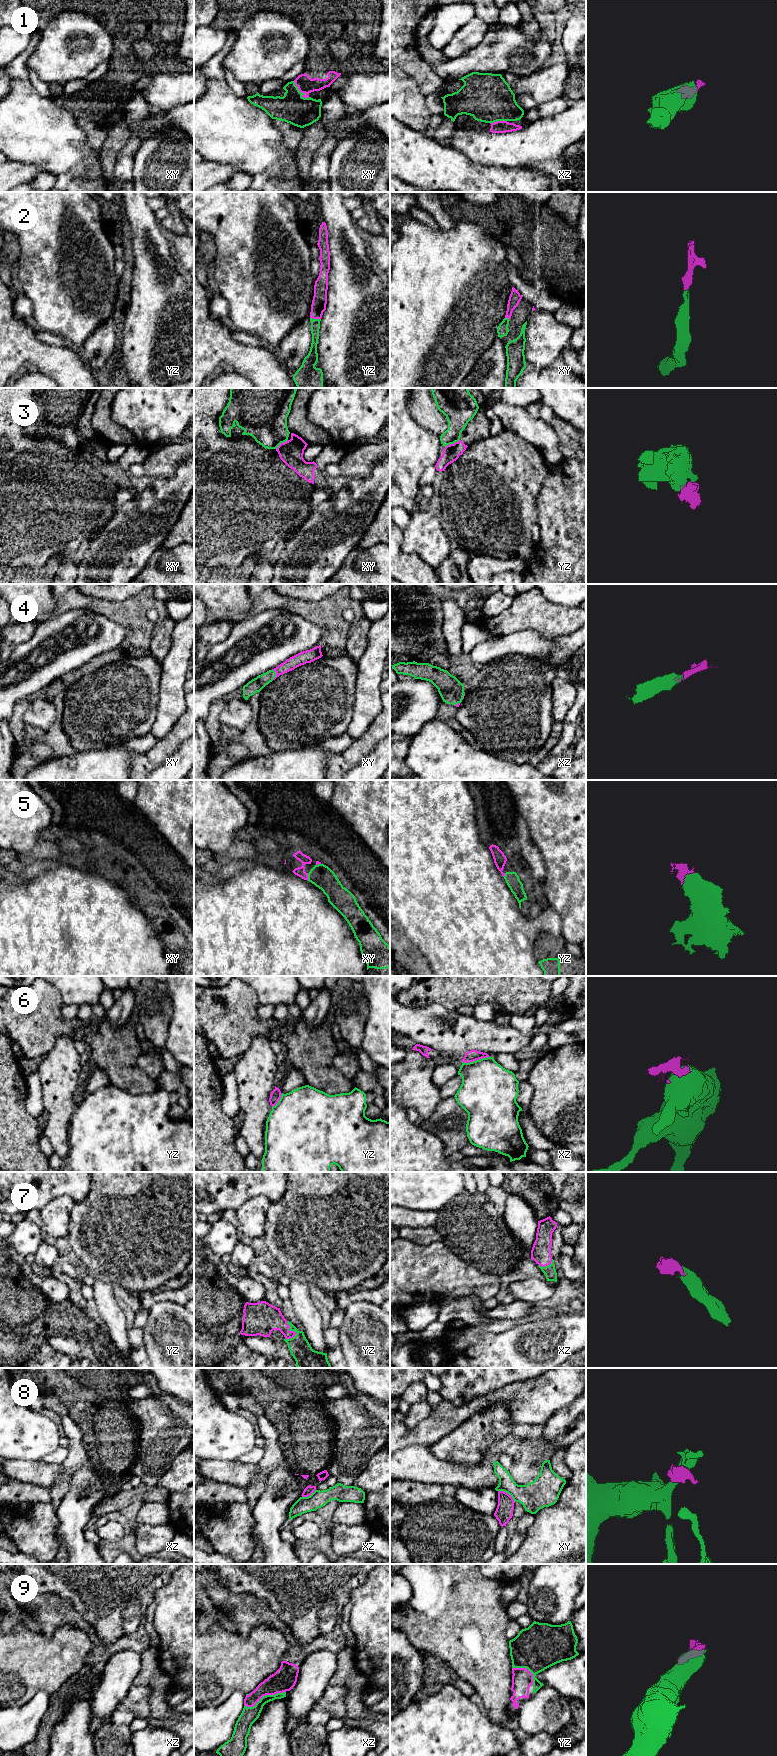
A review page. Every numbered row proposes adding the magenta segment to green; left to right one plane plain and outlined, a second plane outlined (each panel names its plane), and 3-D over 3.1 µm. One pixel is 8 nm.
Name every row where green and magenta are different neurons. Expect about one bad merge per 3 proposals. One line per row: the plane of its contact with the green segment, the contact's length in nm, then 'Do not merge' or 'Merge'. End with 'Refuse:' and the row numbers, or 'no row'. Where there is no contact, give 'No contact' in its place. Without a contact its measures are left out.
1: Touches green in xy. Shared border 190 nm. Merge
2: Touches green in yz. Shared border 90 nm. Merge
3: Touches green in yz. Shared border 140 nm. Do not merge
4: Touches green in xy. Shared border 90 nm. Merge
5: Touches green in xy. Shared border 60 nm. Merge
6: Touches green in xz. Shared border 220 nm. Do not merge
7: Touches green in yz. Shared border 150 nm. Merge
8: Touches green in xy. Shared border 170 nm. Do not merge
9: Touches green in xz. Shared border 360 nm. Merge
Refuse: 3, 6, 8

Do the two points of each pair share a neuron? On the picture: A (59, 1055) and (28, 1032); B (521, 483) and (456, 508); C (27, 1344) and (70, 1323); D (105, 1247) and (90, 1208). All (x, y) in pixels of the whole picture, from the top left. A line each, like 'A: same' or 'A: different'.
A: different
B: same
C: different
D: same

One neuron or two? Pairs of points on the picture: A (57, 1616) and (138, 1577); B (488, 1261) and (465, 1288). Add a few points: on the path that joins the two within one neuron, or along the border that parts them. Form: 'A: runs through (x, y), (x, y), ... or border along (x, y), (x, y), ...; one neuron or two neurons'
A: border along (54, 1594), (66, 1598), (90, 1624); two neurons
B: border along (460, 1257), (482, 1272), (492, 1273), (499, 1277); two neurons

